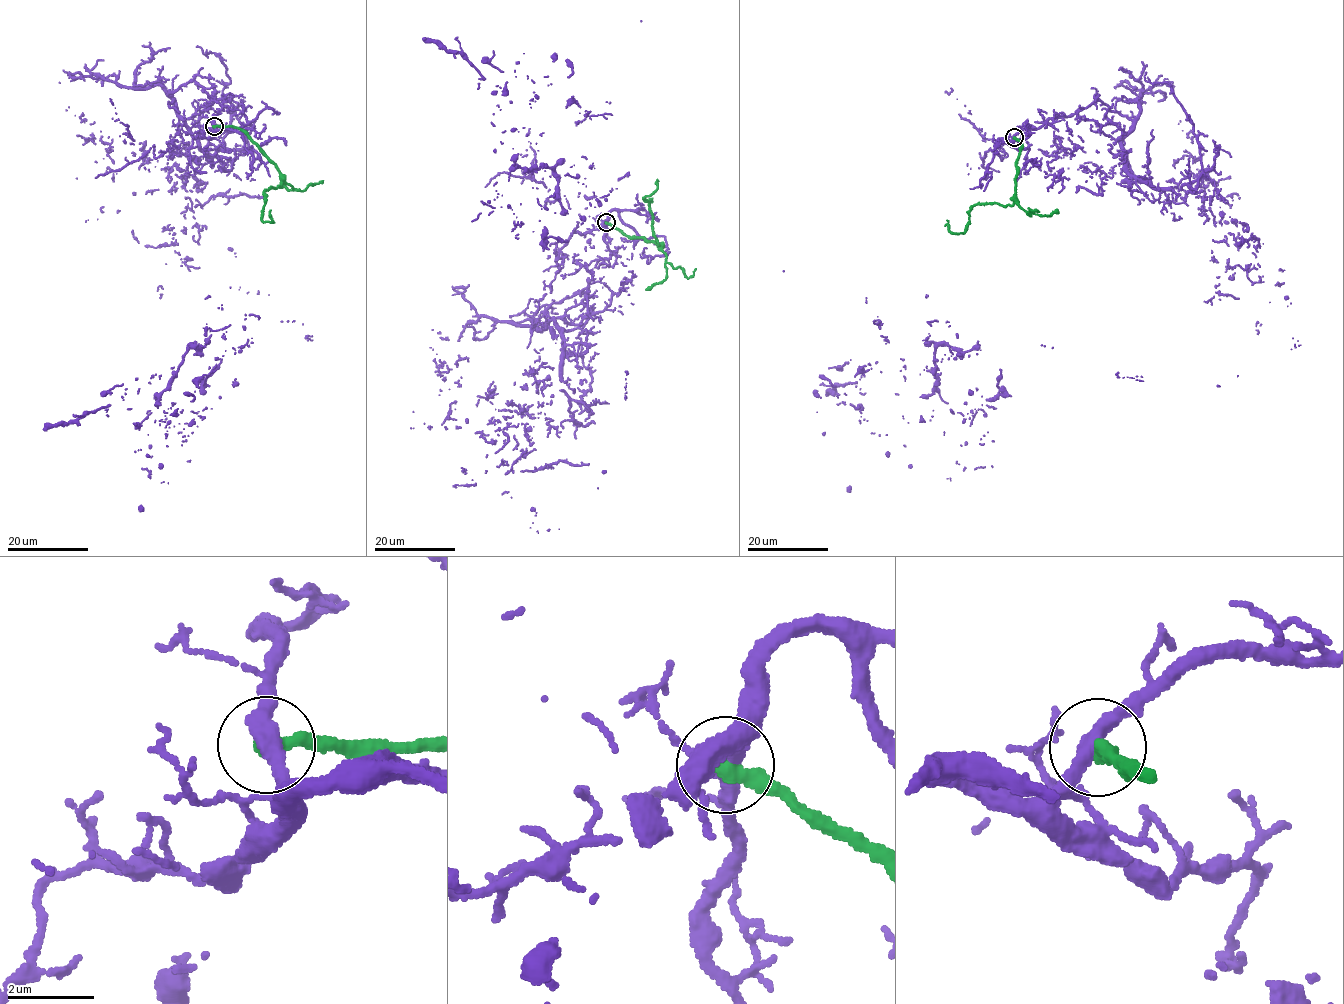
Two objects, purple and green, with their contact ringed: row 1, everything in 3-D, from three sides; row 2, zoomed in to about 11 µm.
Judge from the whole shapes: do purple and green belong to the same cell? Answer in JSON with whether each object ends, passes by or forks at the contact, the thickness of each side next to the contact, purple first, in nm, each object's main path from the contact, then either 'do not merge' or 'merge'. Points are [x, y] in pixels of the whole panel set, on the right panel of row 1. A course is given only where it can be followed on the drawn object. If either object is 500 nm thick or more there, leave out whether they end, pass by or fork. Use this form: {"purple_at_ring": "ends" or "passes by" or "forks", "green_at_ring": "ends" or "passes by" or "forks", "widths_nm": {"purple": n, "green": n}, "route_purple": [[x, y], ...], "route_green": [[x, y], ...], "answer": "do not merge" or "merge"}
{"purple_at_ring": "passes by", "green_at_ring": "ends", "widths_nm": {"purple": 400, "green": 420}, "route_purple": [[1014, 137], [1126, 115], [1294, 347], [1041, 345], [887, 434], [866, 298], [783, 271]], "route_green": [[1014, 137], [1021, 146], [1014, 203], [975, 204], [970, 211], [967, 229], [962, 233], [951, 232], [947, 220]], "answer": "do not merge"}

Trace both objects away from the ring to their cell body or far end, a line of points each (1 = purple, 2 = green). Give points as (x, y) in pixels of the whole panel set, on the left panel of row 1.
1: (213, 126), (194, 81), (168, 95), (208, 158), (171, 190), (308, 339), (280, 321), (167, 446), (231, 287)
2: (213, 126), (243, 130), (275, 166), (281, 183), (264, 191), (264, 222), (273, 221), (271, 210)

